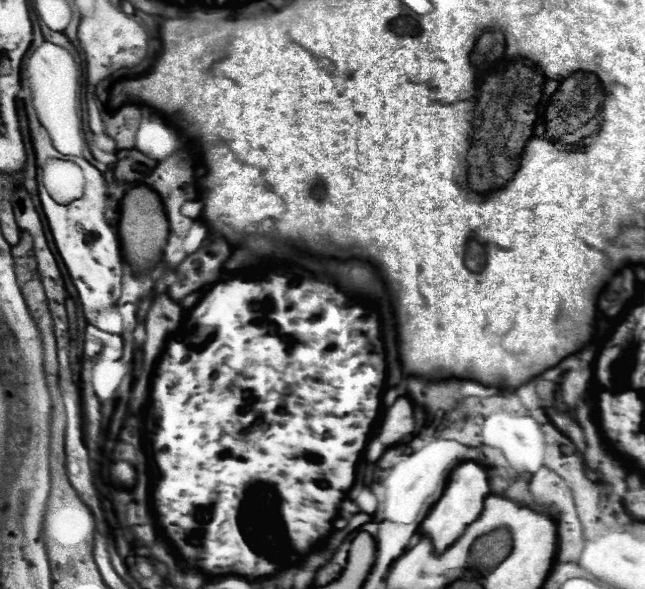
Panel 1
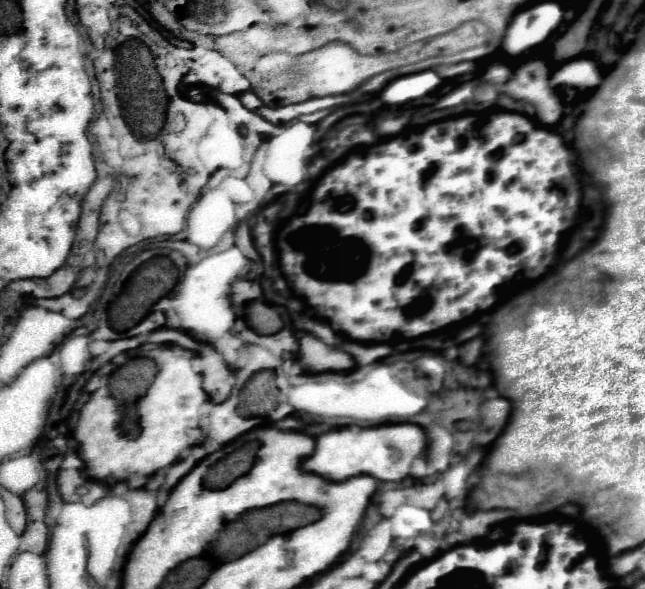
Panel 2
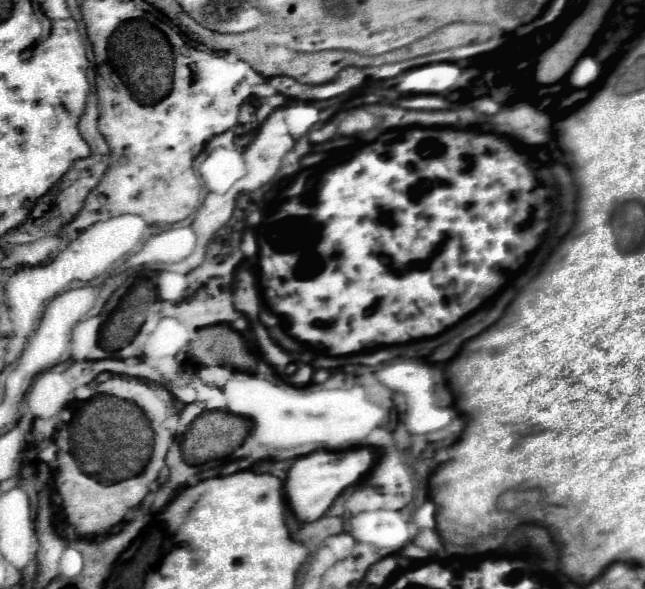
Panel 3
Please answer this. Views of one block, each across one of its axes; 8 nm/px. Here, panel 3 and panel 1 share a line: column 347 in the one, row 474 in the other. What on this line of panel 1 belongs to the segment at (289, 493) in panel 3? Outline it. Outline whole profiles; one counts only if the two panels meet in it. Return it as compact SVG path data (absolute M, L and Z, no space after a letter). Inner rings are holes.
M468 460L468 462L458 464L452 470L452 474L448 478L448 486L446 486L442 498L432 506L430 514L420 524L424 536L432 538L434 548L438 552L446 550L446 546L450 546L450 542L456 542L462 536L462 530L466 530L466 526L470 522L474 522L474 518L478 518L478 514L482 514L482 506L484 506L484 500L488 498L488 494L490 494L488 474L478 462Z

